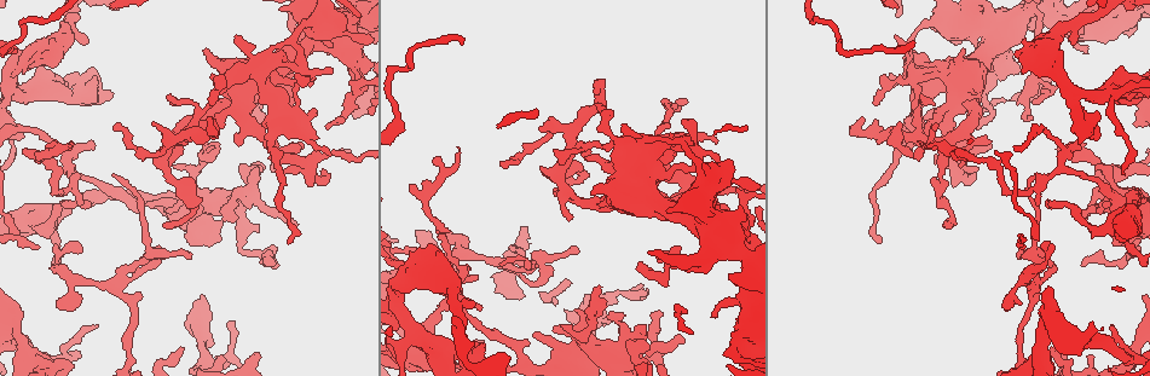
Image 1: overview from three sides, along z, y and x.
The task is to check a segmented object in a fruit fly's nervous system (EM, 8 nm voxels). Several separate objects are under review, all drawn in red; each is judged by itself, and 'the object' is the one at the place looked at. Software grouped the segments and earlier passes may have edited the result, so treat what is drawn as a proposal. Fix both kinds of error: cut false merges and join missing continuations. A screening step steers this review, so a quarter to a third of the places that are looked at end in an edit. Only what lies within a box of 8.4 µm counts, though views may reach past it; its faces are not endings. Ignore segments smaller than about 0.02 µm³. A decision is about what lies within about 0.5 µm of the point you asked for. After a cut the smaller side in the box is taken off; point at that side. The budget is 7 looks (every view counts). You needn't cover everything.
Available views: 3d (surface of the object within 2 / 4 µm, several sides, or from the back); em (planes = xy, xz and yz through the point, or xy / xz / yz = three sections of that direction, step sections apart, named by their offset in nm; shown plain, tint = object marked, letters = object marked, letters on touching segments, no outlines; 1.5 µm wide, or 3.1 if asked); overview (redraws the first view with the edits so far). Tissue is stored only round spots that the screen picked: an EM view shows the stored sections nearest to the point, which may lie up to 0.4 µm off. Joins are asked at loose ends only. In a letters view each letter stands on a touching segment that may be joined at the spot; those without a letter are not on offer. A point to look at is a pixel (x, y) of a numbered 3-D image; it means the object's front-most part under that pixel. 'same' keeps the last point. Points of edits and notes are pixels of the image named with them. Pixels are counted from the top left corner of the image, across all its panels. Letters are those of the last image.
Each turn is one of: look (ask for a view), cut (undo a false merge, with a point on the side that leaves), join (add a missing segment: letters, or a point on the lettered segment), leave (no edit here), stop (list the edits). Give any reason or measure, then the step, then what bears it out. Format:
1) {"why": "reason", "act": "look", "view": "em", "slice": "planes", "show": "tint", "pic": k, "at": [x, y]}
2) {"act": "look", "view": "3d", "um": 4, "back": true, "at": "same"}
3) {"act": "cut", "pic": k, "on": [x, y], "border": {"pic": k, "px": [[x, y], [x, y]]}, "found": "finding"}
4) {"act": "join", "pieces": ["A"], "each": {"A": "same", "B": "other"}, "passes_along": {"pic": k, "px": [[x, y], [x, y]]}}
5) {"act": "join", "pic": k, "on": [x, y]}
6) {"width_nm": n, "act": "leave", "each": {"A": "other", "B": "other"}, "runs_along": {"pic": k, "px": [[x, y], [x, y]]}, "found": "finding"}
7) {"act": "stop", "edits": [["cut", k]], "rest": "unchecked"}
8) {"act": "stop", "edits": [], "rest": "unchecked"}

{"why": "branch stops here", "act": "look", "view": "em", "um": 3.1, "slice": "planes", "show": "letters", "pic": 1, "at": [657, 261]}

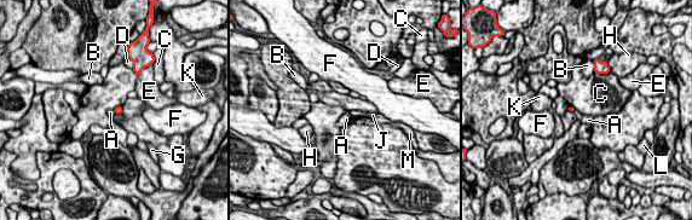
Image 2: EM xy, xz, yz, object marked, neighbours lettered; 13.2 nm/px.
{"act": "leave", "each": {"A": "other", "B": "other", "C": "other", "D": "other", "E": "other", "F": "other", "G": "other", "H": "other", "J": "other", "K": "other", "L": "other", "M": "other"}, "border": {"pic": 2, "px": [[121, 105], [113, 109]]}, "found": "none of them fits"}

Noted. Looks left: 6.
{"why": "thin end", "act": "look", "view": "3d", "um": 2, "pic": 1, "at": [1033, 176]}

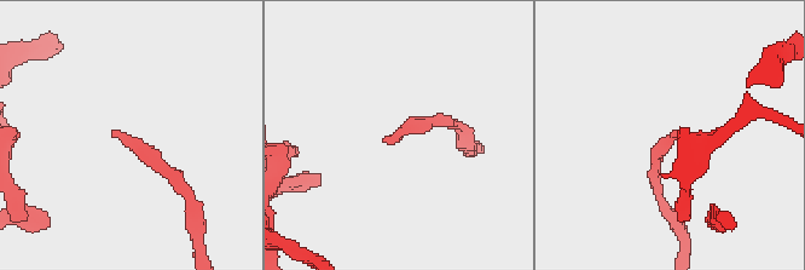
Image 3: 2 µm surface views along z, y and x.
{"act": "look", "view": "em", "slice": "planes", "show": "letters", "pic": 3, "at": [387, 139]}

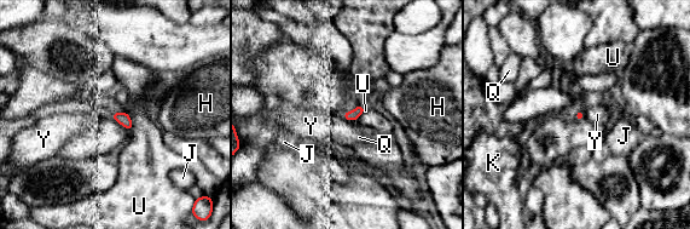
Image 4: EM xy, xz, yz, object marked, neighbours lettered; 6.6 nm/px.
{"act": "leave", "each": {"H": "other", "J": "other", "K": "other", "Q": "other", "U": "other", "Y": "other"}, "border": {"pic": 4, "px": [[341, 115], [349, 121]]}, "found": "none of them fits"}

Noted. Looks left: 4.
{"why": "abrupt turn", "act": "look", "view": "3d", "um": 2, "pic": 1, "at": [903, 139]}

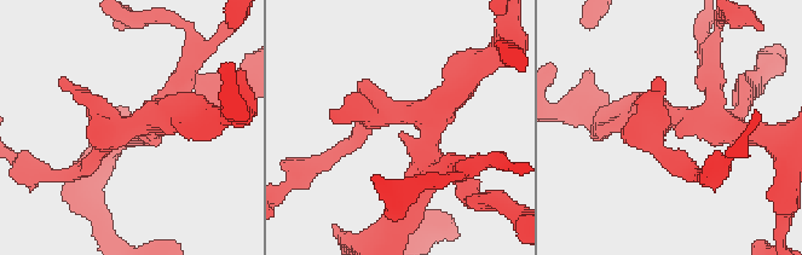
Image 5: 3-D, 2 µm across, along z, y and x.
{"why": "shape alone is not enough", "act": "look", "view": "em", "slice": "yz", "step": 8, "show": "tint", "pic": 5, "at": [148, 122]}

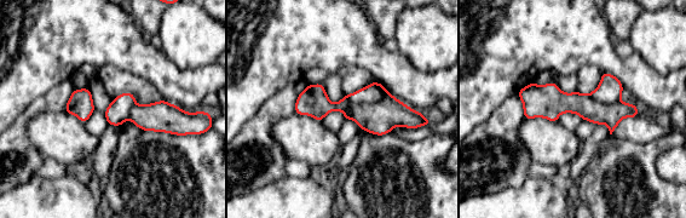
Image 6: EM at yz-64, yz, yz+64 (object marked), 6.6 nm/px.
{"act": "look", "view": "em", "slice": "planes", "show": "letters", "at": "same"}

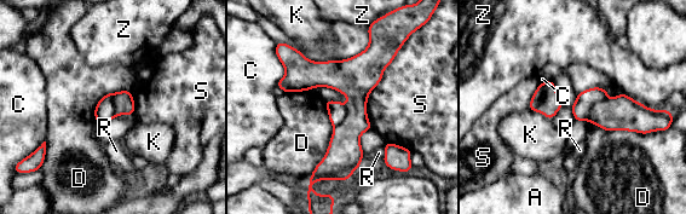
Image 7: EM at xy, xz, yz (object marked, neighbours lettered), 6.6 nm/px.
{"width_nm": 160, "act": "cut", "pic": 7, "on": [584, 100], "each": {"A": "other", "C": "other", "D": "other", "K": "other", "R": "other", "S": "other", "Z": "other"}, "border": {"pic": 7, "px": [[606, 97], [592, 106], [587, 119]]}, "found": "two neurons meet here"}

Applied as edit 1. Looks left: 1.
{"act": "stop", "edits": [["cut", 7]], "rest": "unchecked"}

